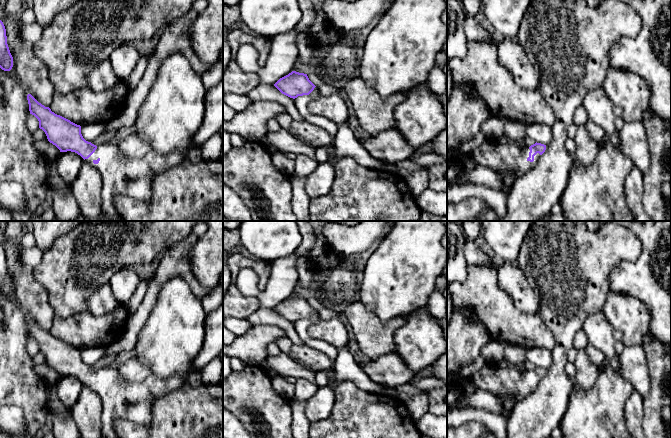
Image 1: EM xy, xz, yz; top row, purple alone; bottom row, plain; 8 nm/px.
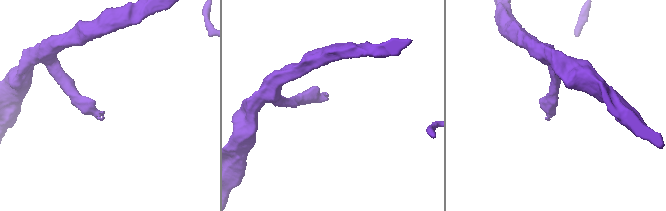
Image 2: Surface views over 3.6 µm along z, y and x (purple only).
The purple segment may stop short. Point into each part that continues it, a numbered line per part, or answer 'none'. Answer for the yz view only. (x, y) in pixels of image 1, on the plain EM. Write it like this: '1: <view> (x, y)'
1: yz (509, 382)

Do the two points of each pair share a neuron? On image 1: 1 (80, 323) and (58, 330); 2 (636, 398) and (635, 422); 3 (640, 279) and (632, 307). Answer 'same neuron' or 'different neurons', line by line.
1: same neuron
2: same neuron
3: different neurons

